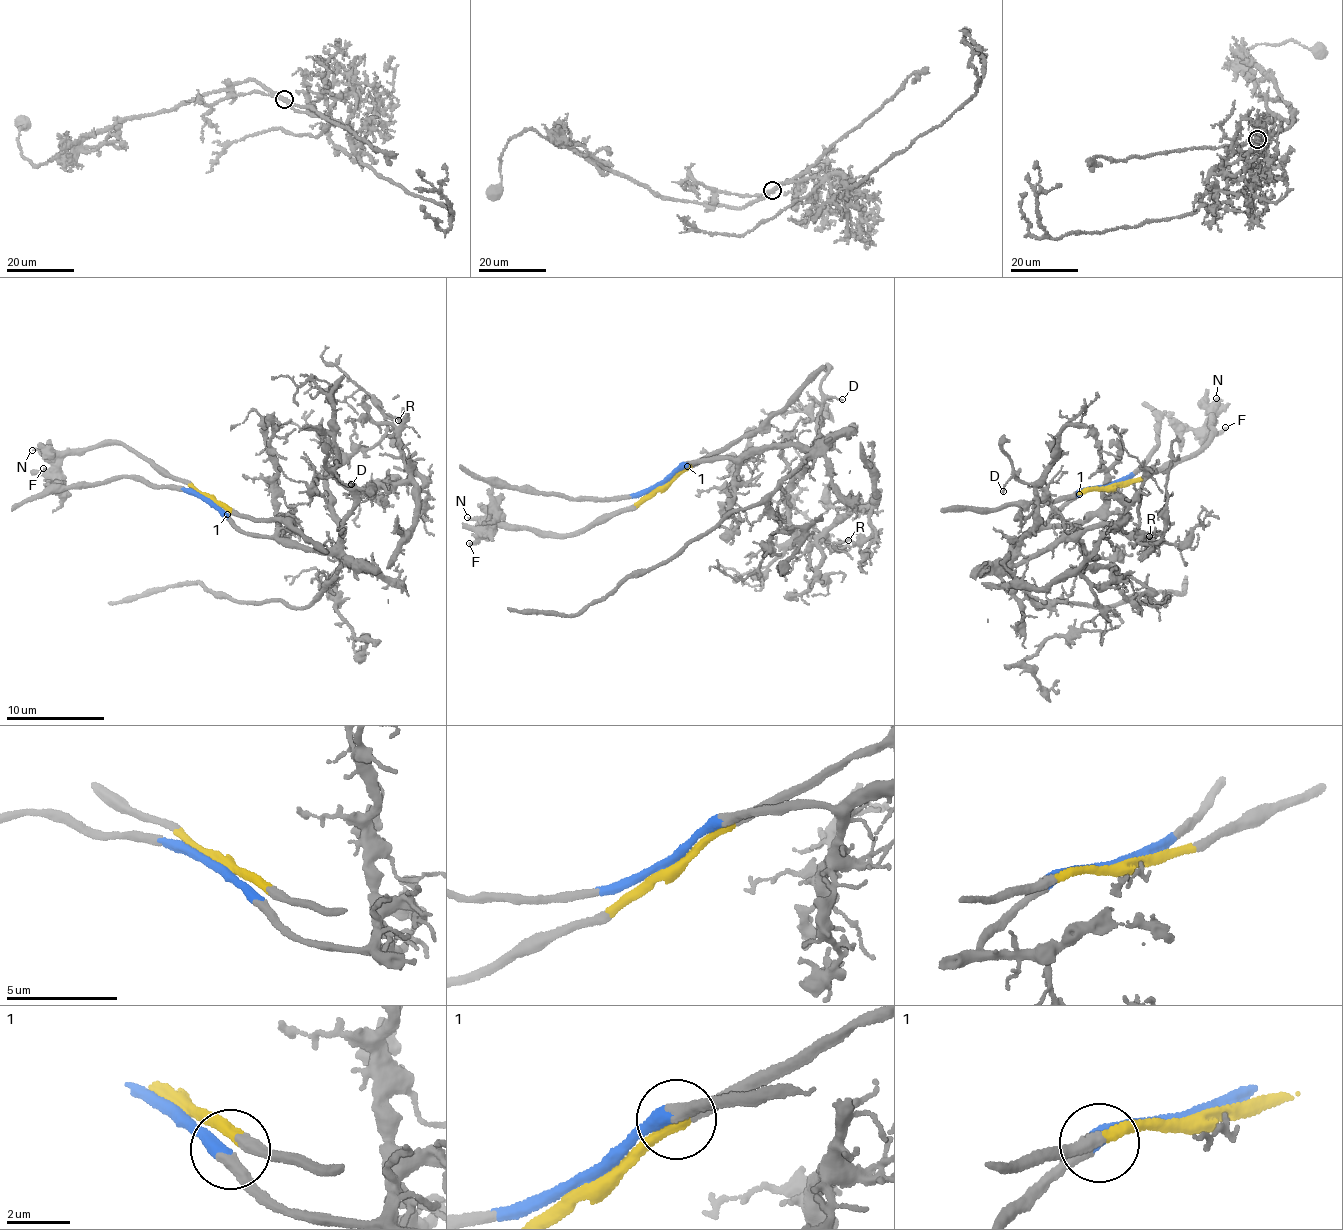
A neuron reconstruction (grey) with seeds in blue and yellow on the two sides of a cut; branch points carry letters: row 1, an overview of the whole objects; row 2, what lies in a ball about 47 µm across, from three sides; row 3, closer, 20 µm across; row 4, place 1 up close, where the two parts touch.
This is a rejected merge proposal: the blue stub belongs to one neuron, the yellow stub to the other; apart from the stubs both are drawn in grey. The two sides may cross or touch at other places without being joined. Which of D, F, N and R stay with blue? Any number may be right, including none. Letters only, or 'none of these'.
D, R

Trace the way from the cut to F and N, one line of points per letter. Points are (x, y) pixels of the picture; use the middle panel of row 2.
F: (662, 484), (633, 506), (604, 514), (582, 529), (559, 535), (510, 526), (492, 528), (489, 533), (468, 543)
N: (662, 484), (633, 506), (604, 514), (582, 529), (559, 535), (468, 517)

